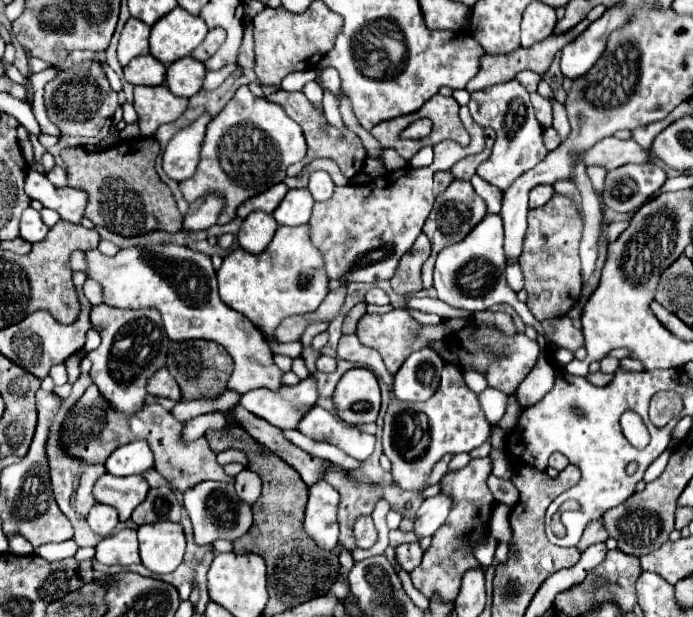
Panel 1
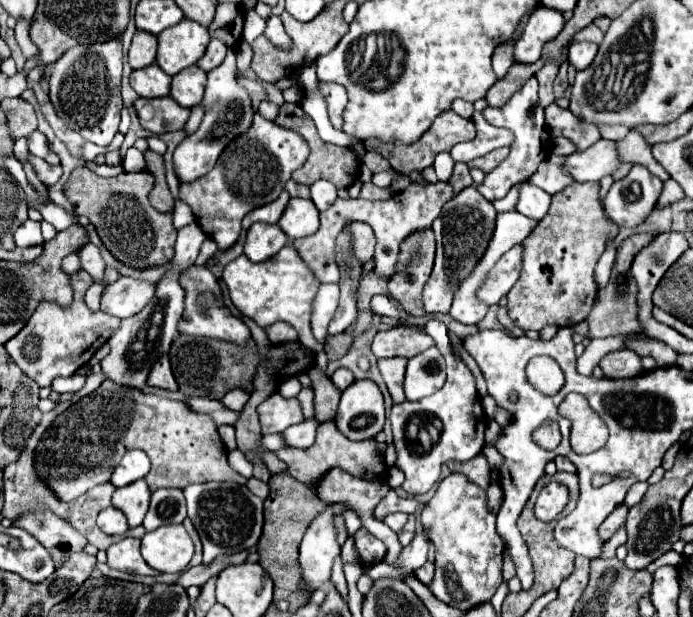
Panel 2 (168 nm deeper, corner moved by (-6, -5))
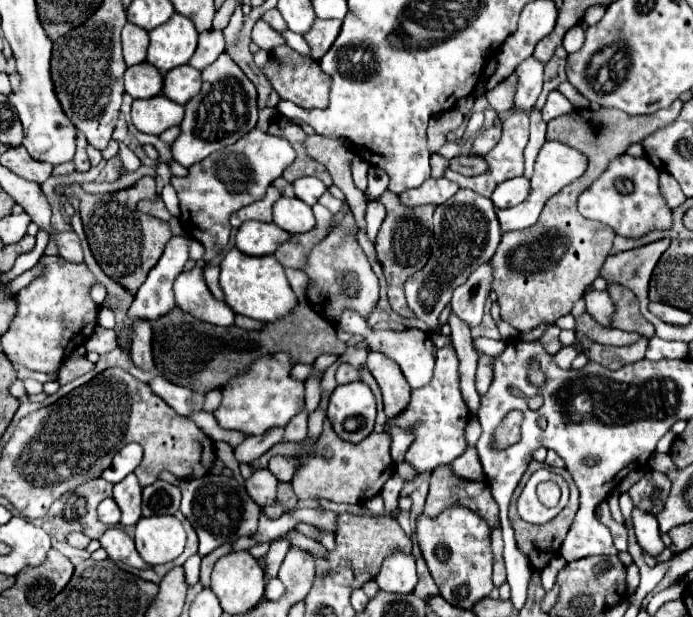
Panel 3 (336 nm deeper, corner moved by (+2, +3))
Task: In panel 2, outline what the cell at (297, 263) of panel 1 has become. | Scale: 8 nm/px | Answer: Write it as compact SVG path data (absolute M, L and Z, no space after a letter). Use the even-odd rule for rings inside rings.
M284 246L276 256L272 256L266 262L254 264L246 256L240 256L232 260L222 274L222 280L228 288L232 304L246 316L250 316L258 326L266 328L268 324L274 324L278 320L292 324L292 328L298 330L300 342L312 348L316 354L324 354L320 344L314 340L310 330L310 312L312 312L312 300L318 292L318 280L308 272L308 266L292 252L292 246Z

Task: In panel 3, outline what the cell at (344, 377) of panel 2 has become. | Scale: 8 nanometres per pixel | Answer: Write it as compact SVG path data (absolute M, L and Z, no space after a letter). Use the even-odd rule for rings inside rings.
M340 364L338 370L336 370L336 382L346 384L346 382L354 382L354 380L360 380L358 370L354 366L350 366L350 364Z

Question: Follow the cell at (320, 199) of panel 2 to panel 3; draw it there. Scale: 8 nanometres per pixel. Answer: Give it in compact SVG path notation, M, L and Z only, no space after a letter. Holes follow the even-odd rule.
M304 176L294 182L294 192L302 202L314 206L318 202L318 198L326 192L326 186L322 184L322 180L318 180L314 176Z

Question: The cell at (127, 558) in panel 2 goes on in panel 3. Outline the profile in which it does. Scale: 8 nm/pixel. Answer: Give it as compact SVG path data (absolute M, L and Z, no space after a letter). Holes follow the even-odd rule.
M120 526L106 530L100 536L100 544L108 552L108 558L114 562L124 562L124 564L136 566L136 568L152 568L140 558L140 554L134 548L134 540Z

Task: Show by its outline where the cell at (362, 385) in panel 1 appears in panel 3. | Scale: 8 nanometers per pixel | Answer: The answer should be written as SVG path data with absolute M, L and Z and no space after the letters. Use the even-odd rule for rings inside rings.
M362 380L336 386L328 404L328 418L342 440L354 444L364 440L376 420L376 400L370 386Z

